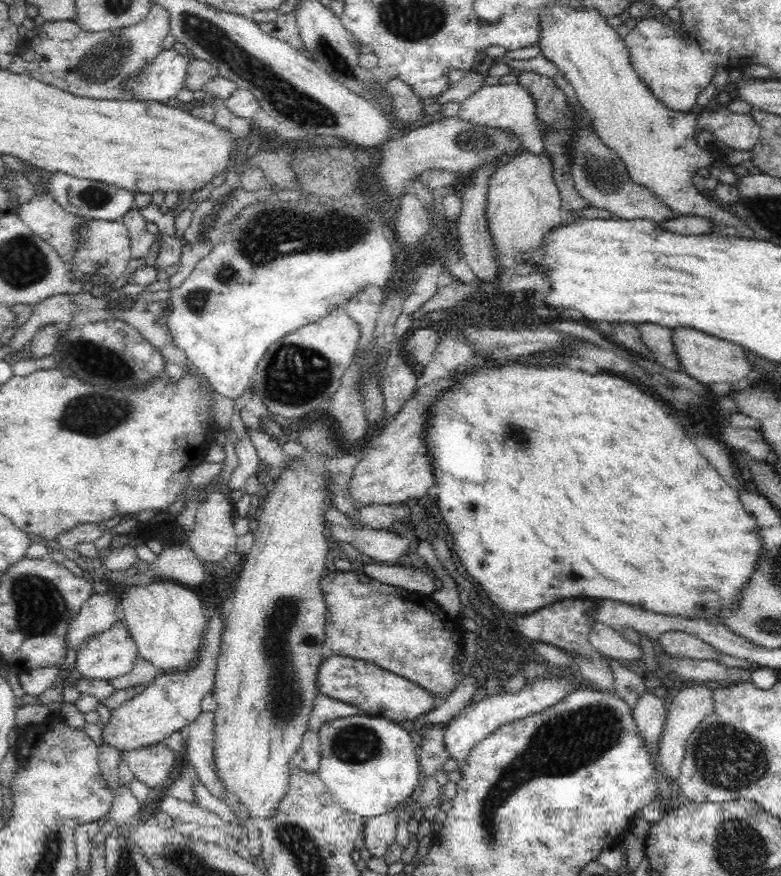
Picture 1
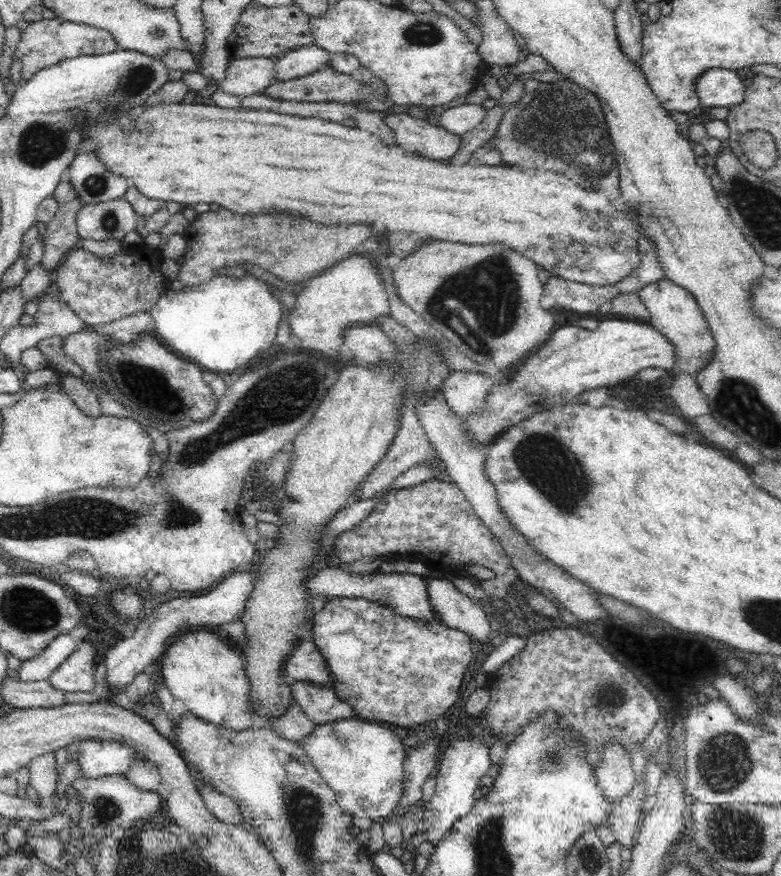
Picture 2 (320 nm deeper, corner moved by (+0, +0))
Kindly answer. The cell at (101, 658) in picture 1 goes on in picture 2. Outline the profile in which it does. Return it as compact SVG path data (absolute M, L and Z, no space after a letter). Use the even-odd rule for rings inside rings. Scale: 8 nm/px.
M84 642L50 674L47 683L58 691L92 692L94 690L94 668L98 662L98 648L92 642Z

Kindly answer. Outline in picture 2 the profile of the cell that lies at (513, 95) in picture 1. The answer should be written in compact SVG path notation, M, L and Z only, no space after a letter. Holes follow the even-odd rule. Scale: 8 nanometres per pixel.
M462 103L446 108L437 116L440 127L458 136L474 130L486 116L487 111L480 104Z

